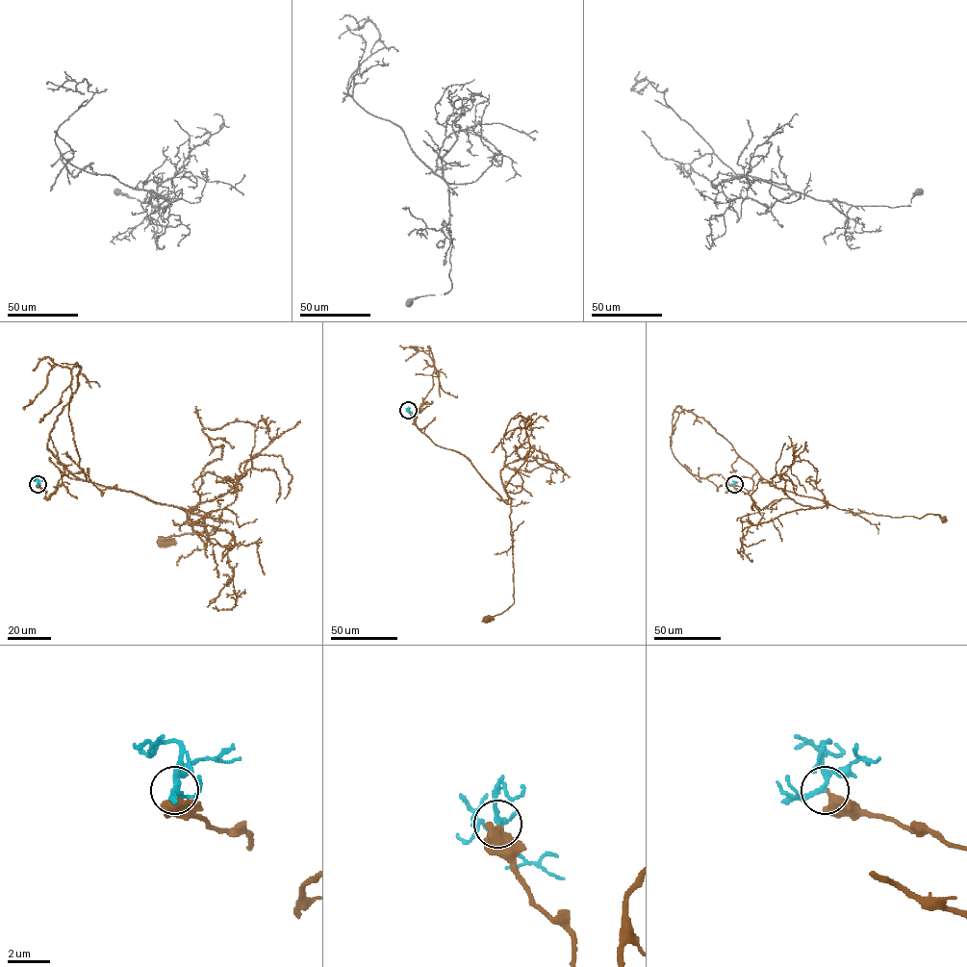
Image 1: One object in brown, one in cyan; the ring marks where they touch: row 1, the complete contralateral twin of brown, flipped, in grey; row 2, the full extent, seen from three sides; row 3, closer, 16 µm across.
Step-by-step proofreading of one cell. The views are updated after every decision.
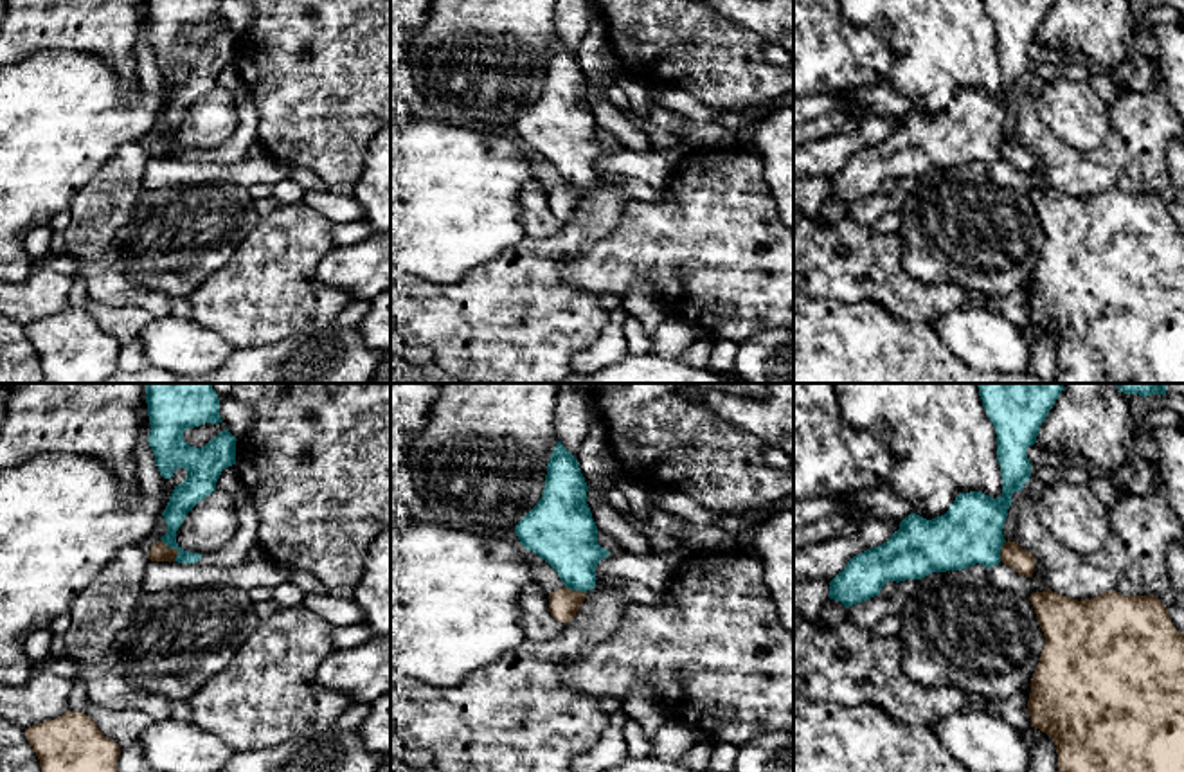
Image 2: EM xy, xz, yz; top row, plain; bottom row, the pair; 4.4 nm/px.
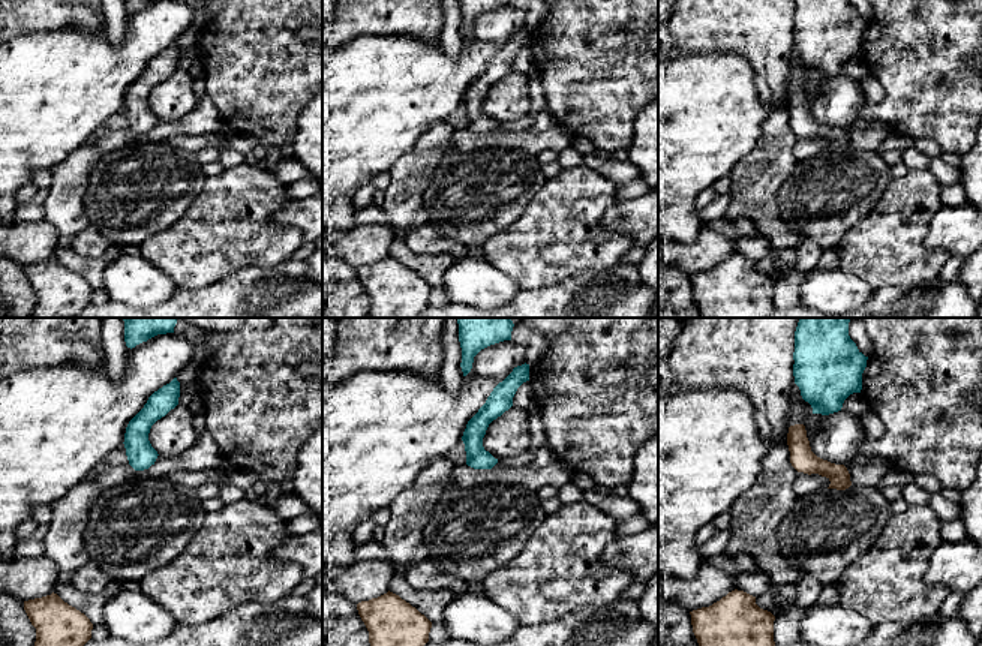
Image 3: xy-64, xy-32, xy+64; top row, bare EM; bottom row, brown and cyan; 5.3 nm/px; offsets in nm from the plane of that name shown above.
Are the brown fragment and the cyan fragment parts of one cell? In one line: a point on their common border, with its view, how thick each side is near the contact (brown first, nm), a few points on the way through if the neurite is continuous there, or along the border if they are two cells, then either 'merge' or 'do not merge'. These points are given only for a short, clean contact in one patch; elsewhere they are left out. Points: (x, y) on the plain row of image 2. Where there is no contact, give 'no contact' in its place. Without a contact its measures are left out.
xy (173, 146) | 80/120 nm | along xy (161, 135), (177, 148), (175, 157) | do not merge

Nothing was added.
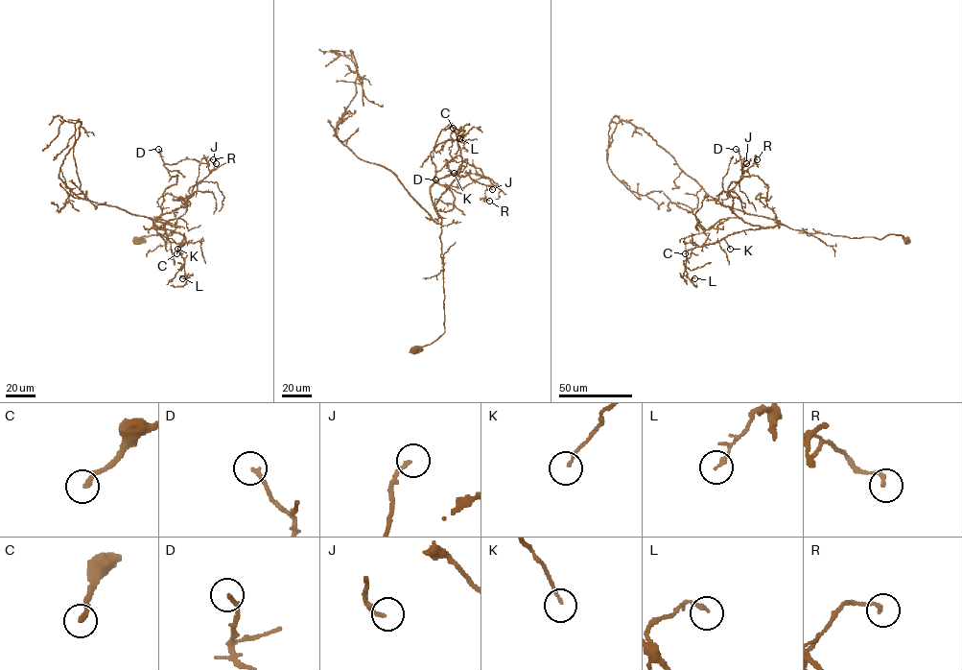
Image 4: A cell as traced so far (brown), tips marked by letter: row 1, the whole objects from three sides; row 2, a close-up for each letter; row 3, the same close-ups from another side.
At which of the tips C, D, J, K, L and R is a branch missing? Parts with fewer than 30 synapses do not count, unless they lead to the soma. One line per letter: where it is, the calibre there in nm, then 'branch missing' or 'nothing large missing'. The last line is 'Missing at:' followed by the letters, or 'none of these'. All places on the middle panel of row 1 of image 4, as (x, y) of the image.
C: (453, 128) | 240 nm | branch missing
D: (435, 179) | 180 nm | nothing large missing
J: (492, 189) | 150 nm | nothing large missing
K: (454, 173) | 120 nm | nothing large missing
L: (459, 138) | 170 nm | nothing large missing
R: (489, 201) | 170 nm | nothing large missing
Missing at: C

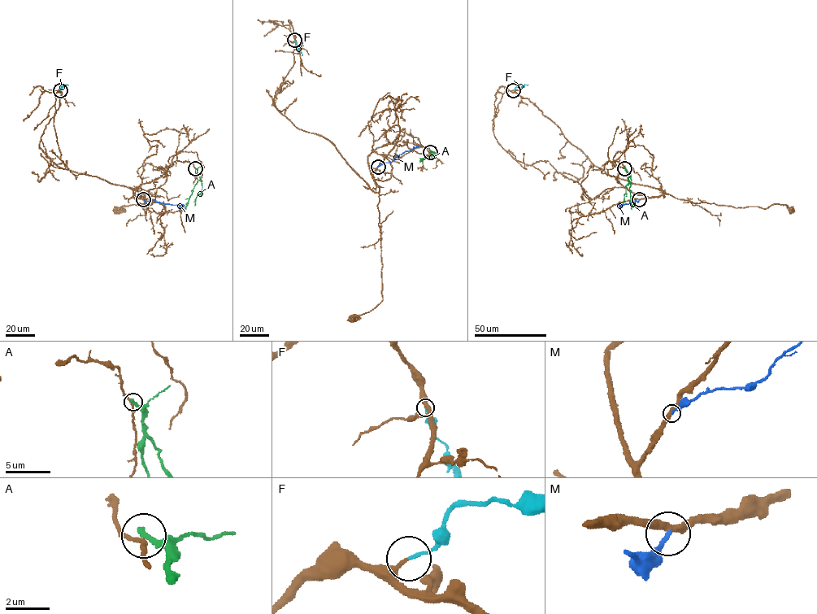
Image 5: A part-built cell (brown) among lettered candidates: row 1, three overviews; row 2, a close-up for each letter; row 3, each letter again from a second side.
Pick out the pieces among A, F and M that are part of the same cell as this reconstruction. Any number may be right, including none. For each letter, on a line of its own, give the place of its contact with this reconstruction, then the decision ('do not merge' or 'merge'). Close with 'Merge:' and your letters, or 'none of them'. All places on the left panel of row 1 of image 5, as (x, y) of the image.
A: (195, 168) | do not merge
F: (60, 90) | merge
M: (143, 199) | do not merge
Merge: F

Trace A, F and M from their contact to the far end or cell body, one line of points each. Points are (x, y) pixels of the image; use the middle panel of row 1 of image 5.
A: (430, 152), (432, 158), (428, 157), (423, 160)
F: (294, 40), (302, 55)
M: (378, 167), (391, 163), (406, 151), (419, 148)

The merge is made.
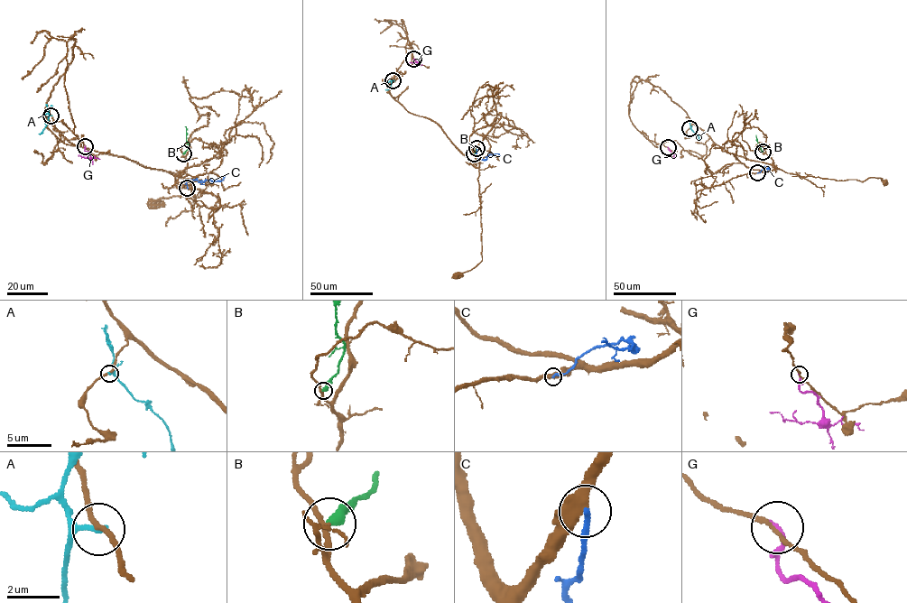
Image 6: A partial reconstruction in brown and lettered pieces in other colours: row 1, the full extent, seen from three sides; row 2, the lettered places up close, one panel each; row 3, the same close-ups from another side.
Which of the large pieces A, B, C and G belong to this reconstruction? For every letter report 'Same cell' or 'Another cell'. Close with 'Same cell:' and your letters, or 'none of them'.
A: Another cell
B: Another cell
C: Another cell
G: Another cell
Same cell: none of them

